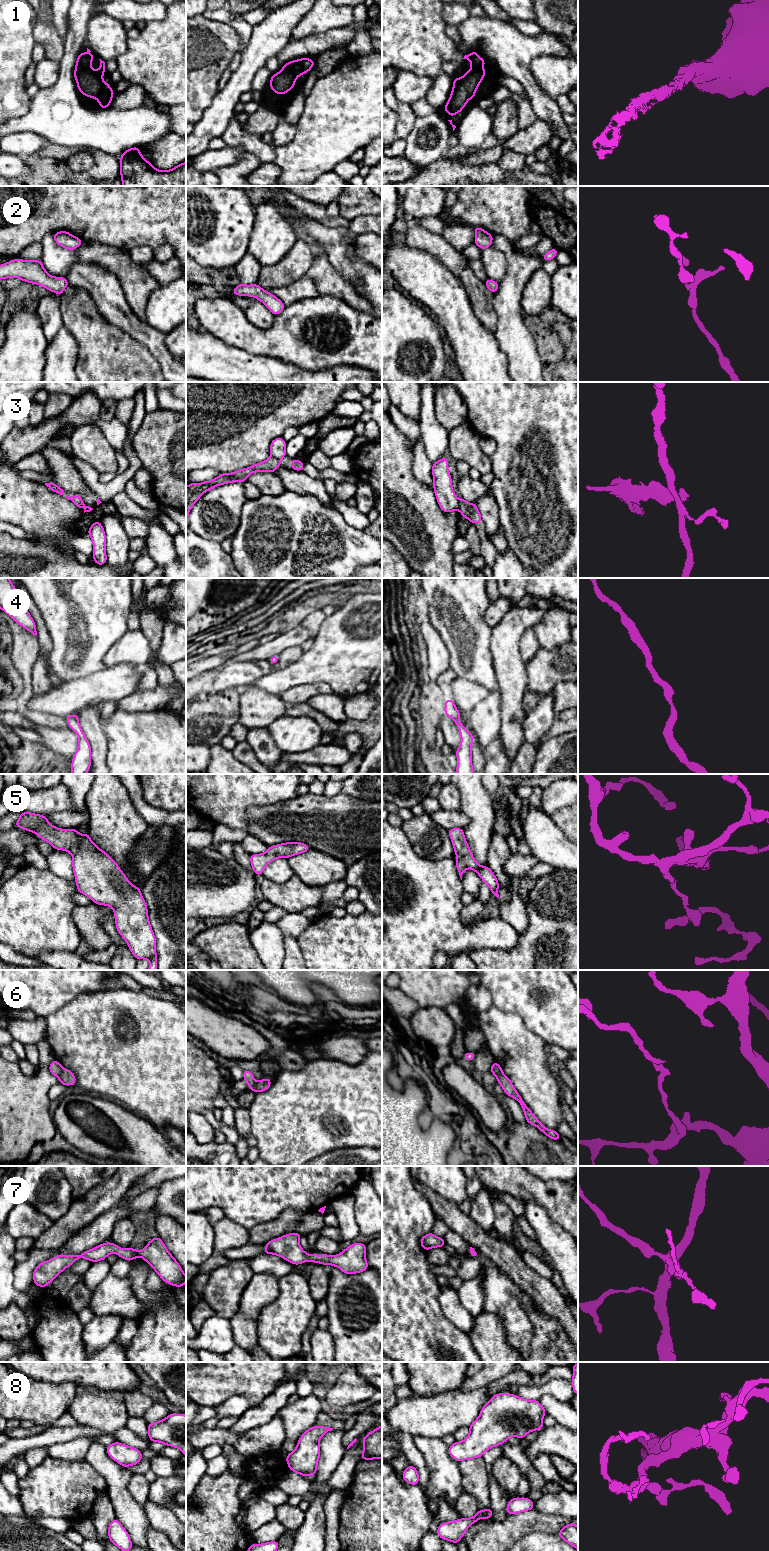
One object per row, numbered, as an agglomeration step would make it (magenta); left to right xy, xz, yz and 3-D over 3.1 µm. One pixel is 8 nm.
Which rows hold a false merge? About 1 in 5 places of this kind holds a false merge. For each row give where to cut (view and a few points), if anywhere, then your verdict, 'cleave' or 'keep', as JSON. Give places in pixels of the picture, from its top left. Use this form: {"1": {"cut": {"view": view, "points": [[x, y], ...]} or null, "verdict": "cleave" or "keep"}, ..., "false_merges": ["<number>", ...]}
{"1": {"cut": null, "verdict": "keep"}, "2": {"cut": null, "verdict": "keep"}, "3": {"cut": {"view": "xz", "points": [[271, 455], [279, 459]]}, "verdict": "cleave"}, "4": {"cut": null, "verdict": "keep"}, "5": {"cut": null, "verdict": "keep"}, "6": {"cut": {"view": "xz", "points": [[257, 1082], [253, 1090]]}, "verdict": "cleave"}, "7": {"cut": null, "verdict": "keep"}, "8": {"cut": null, "verdict": "keep"}, "false_merges": ["3", "6"]}

